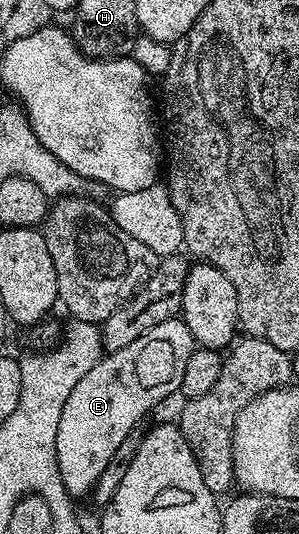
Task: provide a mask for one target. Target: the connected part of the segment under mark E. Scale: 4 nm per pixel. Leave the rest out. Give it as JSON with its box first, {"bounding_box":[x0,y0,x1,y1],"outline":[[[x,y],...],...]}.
{"bounding_box":[55,317,195,497],"outline":[[[178,317],[168,319],[155,329],[143,333],[127,349],[119,349],[102,357],[89,373],[80,378],[75,389],[63,405],[63,413],[60,414],[59,431],[56,434],[55,453],[58,454],[59,473],[66,489],[74,497],[88,496],[92,492],[103,469],[111,463],[111,457],[115,449],[123,444],[125,438],[132,436],[137,430],[137,422],[148,411],[153,411],[164,399],[175,396],[181,390],[183,381],[183,369],[187,369],[187,357],[195,349],[191,329],[187,329],[185,320]]]}

